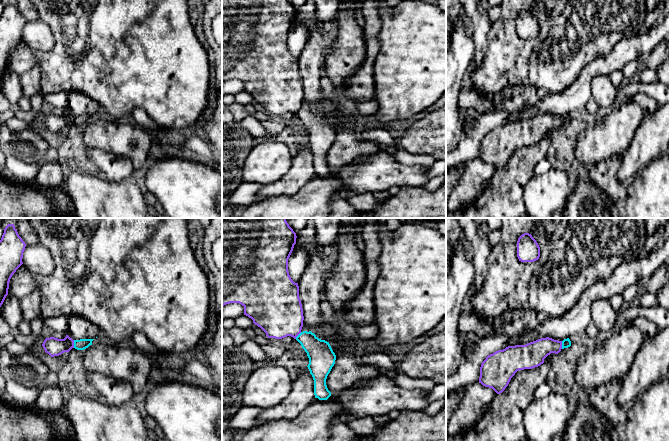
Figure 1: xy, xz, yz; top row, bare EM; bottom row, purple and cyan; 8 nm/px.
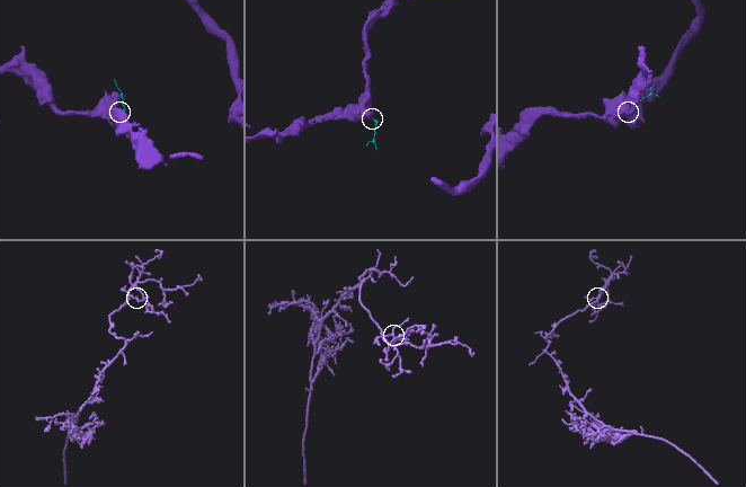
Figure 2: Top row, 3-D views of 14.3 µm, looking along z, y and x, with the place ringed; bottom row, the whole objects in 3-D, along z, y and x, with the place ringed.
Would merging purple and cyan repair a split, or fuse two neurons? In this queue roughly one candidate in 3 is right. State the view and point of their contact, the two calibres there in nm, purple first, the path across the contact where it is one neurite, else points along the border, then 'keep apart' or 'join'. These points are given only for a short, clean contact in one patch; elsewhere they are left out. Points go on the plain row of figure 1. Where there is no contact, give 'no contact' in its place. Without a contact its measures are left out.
contact xy (73, 120); calibres 150 and 90 nm; border xy (73, 116), (74, 123); keep apart

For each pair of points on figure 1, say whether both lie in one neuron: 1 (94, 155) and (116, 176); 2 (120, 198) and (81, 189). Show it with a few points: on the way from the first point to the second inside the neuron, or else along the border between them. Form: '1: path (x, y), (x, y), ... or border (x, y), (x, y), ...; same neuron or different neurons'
1: path (99, 159), (111, 171); same neuron
2: path (110, 198), (93, 198), (91, 196); same neuron

